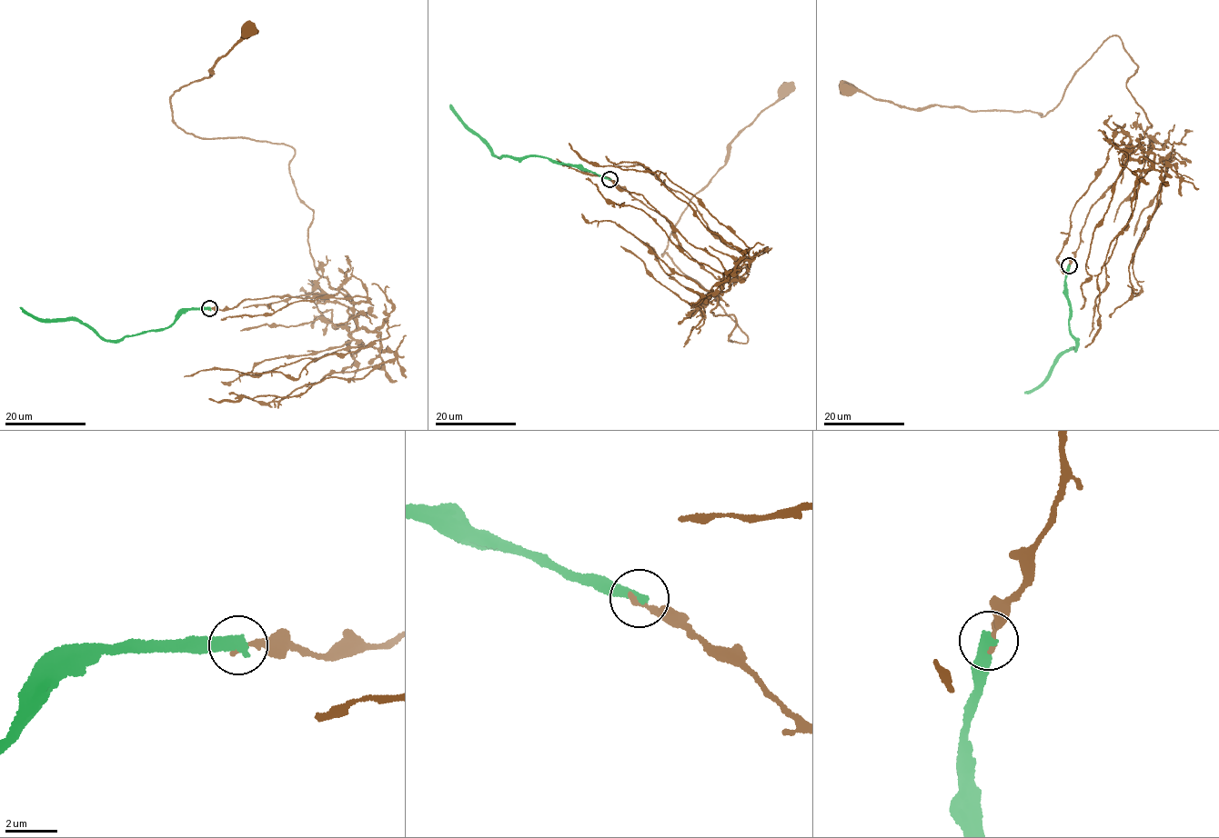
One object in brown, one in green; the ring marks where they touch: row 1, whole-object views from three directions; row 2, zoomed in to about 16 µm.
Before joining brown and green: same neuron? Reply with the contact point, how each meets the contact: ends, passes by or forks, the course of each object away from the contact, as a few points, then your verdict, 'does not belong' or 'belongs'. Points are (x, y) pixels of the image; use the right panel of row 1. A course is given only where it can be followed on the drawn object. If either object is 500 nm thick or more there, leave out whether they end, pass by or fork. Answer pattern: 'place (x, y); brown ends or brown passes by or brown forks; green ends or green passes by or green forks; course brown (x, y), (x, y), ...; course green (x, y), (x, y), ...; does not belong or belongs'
place (1069, 265); brown ends; green ends; course brown (1069, 265), (1127, 146), (1152, 126), (1126, 88), (1137, 64), (1117, 35), (1042, 116), (920, 110), (846, 87); course green (1069, 265), (1066, 283), (1071, 317), (1069, 328), (1077, 349), (1072, 348), (1055, 358), (1045, 378), (1025, 392); does not belong

